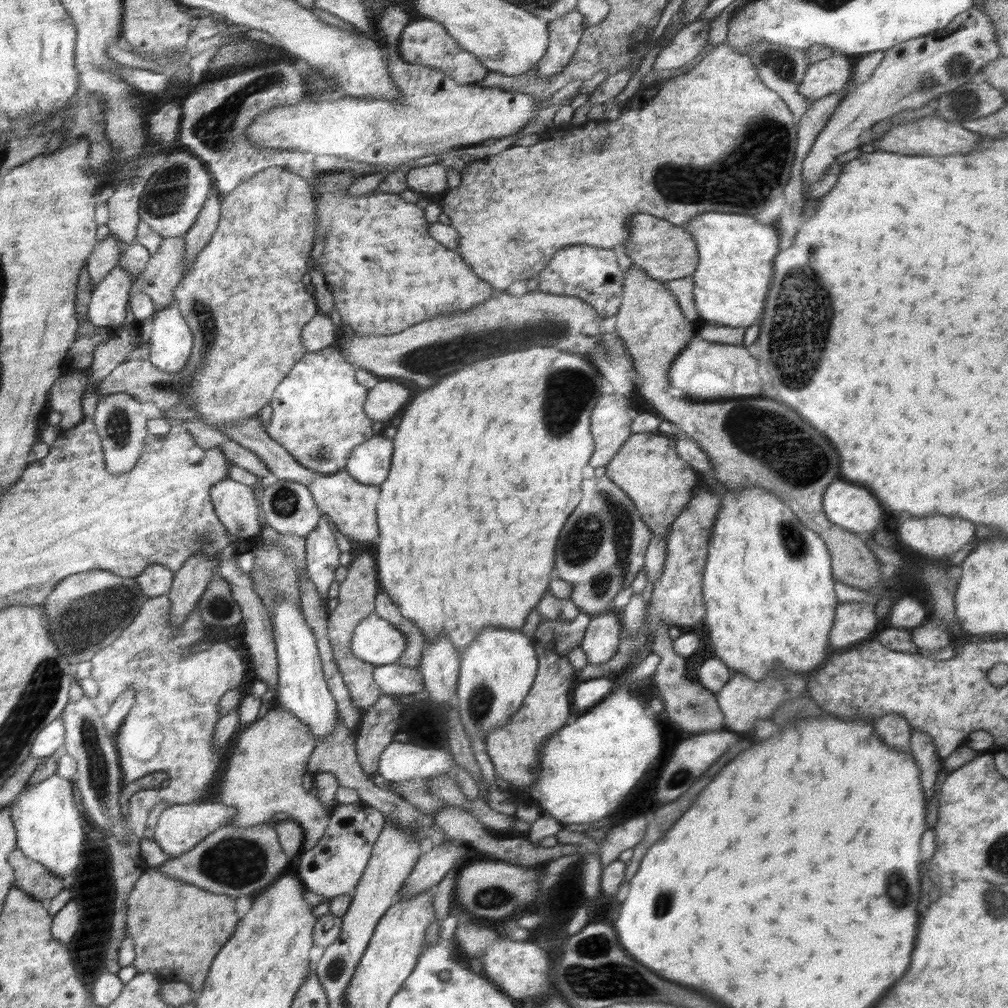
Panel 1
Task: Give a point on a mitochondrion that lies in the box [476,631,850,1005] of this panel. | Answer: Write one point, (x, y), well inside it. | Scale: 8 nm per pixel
(594, 974)

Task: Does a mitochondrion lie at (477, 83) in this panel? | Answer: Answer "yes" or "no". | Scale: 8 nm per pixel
no

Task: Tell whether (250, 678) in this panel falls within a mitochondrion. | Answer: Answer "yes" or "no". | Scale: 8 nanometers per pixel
no

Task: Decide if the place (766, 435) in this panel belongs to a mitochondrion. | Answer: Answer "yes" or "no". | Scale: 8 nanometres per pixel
yes

